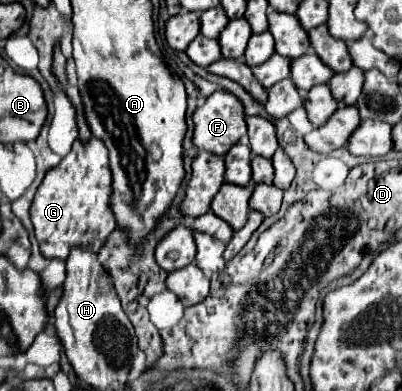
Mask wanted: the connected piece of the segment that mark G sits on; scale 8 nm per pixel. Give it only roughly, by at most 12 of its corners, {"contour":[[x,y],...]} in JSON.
{"contour":[[98,138],[76,140],[30,206],[42,256],[98,254],[118,226]]}

